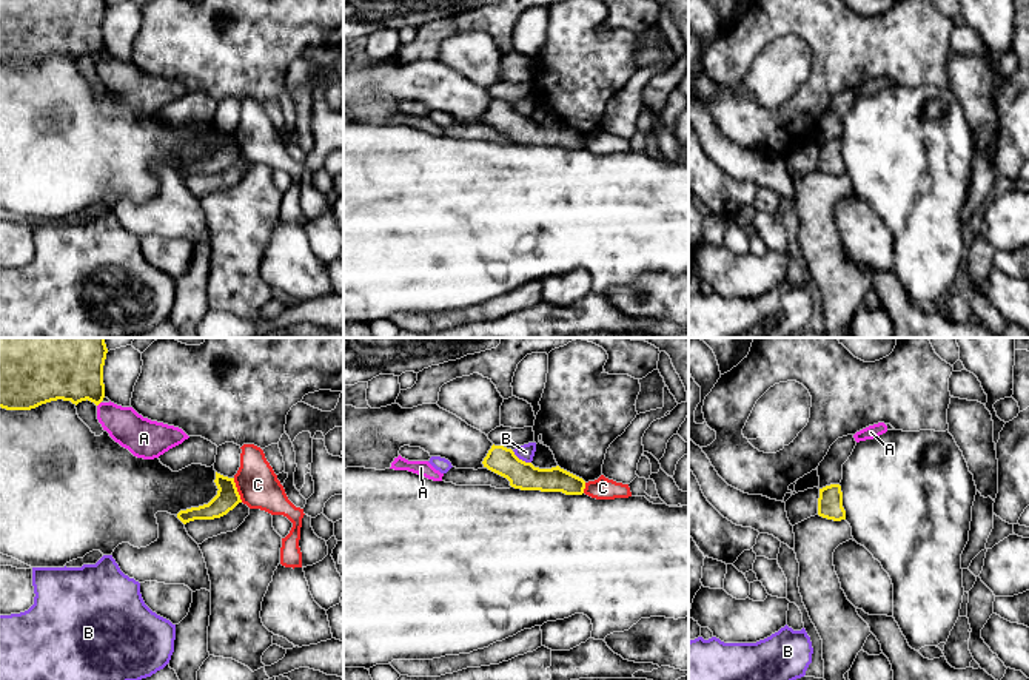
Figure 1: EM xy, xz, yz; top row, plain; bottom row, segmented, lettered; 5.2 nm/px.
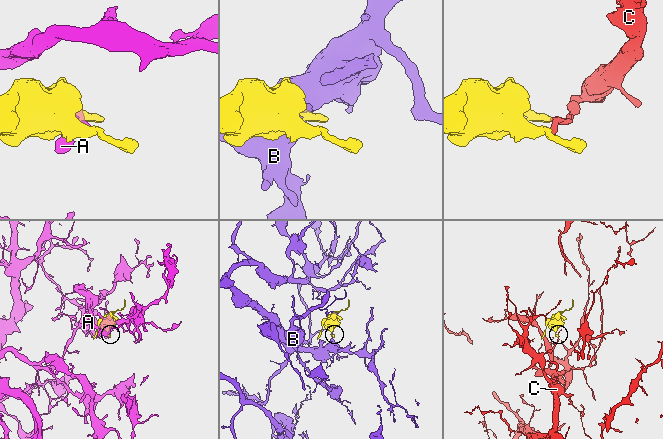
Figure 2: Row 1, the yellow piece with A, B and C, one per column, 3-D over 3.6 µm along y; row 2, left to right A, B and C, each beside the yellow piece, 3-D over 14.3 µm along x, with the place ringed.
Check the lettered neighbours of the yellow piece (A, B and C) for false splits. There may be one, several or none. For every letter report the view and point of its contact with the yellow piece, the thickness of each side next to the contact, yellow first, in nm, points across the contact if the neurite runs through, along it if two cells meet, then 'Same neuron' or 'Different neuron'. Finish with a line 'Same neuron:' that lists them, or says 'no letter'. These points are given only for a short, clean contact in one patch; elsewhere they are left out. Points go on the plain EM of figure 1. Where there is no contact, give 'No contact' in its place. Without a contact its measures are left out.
A: Touches yellow at xy (99, 57). Thickness 300 nm (yellow) against 190 nm. Different neuron
B: Touches yellow at xz (521, 114). Thickness 150 nm (yellow) against 90 nm. Different neuron
C: Touches yellow at xy (236, 145). Thickness 120 nm (yellow) against 220 nm. Boundary: xy (233, 133), (242, 156). Different neuron
Same neuron: no letter

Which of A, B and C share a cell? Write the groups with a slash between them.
A / B / C

